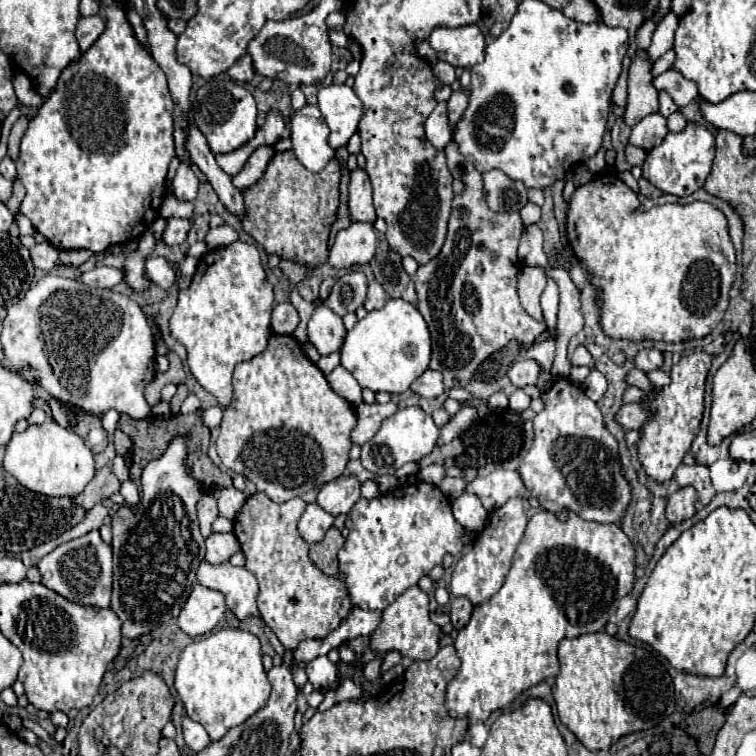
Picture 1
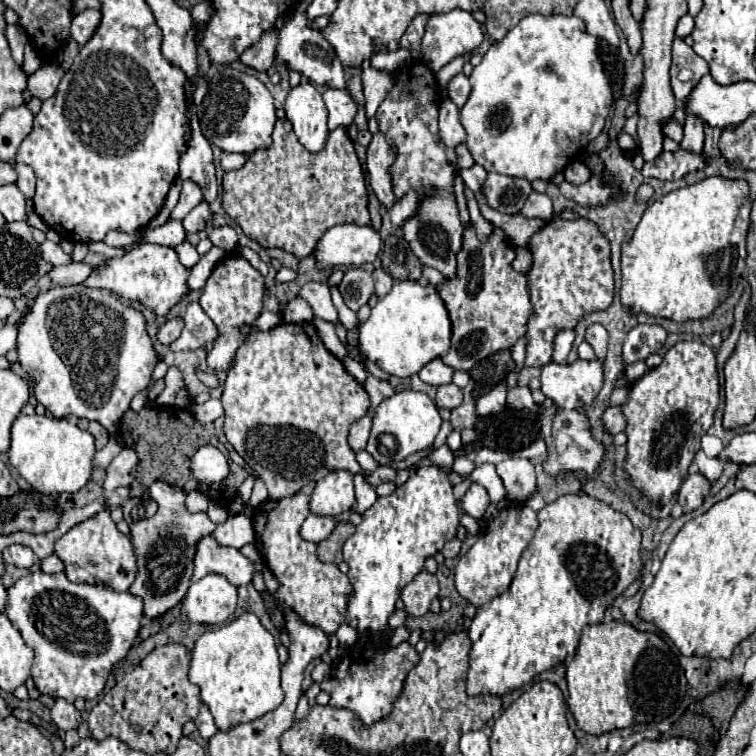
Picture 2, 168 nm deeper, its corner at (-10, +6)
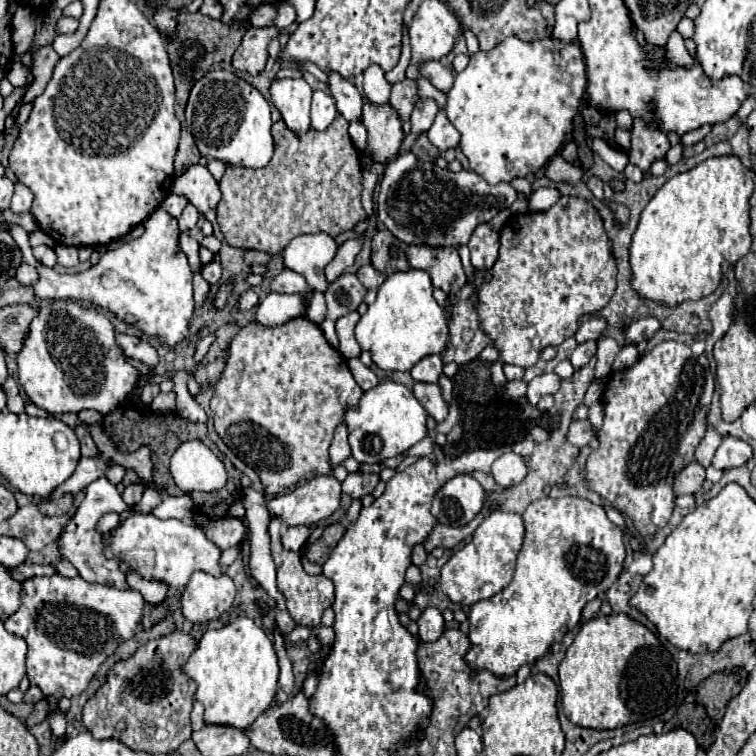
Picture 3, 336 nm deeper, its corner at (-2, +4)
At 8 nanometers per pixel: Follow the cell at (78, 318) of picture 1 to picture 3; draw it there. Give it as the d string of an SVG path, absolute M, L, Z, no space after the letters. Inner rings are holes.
M55 301L51 305L41 305L41 313L31 323L31 333L25 339L23 351L17 355L19 383L25 389L31 403L49 411L59 413L79 413L83 409L95 409L101 415L115 411L129 393L139 383L137 369L127 361L121 349L115 345L115 329L109 319L97 309L81 309L73 301Z

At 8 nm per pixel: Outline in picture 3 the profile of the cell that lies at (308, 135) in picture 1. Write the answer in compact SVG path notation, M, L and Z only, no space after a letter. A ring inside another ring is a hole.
M273 79L269 93L291 131L301 135L311 127L309 105L313 91L305 79Z

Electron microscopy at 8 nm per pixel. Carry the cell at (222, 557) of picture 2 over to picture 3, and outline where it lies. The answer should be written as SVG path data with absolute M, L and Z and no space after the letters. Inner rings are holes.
M133 513L129 515L125 521L119 521L119 525L107 533L103 533L103 543L105 543L105 557L109 559L117 559L127 563L135 573L139 573L139 577L143 579L153 579L153 581L161 581L165 585L169 585L171 589L181 589L187 585L189 577L193 571L205 571L211 575L221 575L223 569L219 567L219 557L221 557L221 549L215 547L209 539L205 539L205 533L201 527L197 527L193 521L189 519L157 519L151 513Z

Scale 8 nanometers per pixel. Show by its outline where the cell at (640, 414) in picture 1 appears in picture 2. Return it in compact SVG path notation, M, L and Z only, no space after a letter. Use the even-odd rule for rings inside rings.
M609 407L609 409L605 411L603 419L605 419L605 427L607 427L613 435L625 431L625 427L627 427L627 421L623 419L621 407Z

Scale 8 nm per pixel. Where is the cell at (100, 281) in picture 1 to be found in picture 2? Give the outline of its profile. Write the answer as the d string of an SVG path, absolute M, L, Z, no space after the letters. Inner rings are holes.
M69 263L69 265L63 265L63 267L55 267L49 277L53 279L53 285L77 285L77 283L83 283L87 279L87 275L91 275L95 267L87 265L87 263Z

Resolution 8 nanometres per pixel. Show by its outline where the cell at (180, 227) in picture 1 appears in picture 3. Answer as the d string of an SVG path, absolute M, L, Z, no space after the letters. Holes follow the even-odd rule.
M187 203L187 207L183 209L183 215L179 219L179 229L183 233L187 233L189 229L193 229L197 225L197 219L199 219L199 211L191 203Z

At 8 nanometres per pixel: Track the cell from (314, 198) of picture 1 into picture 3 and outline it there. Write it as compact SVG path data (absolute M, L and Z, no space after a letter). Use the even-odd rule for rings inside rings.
M337 115L323 133L309 129L307 133L297 135L291 133L283 121L277 121L273 123L275 155L269 165L261 169L227 165L225 175L219 181L223 199L217 205L217 221L227 243L239 249L257 249L269 255L277 255L297 235L327 233L337 237L339 233L353 229L359 221L365 221L367 213L361 207L361 161L359 151L347 133L347 127L349 123Z

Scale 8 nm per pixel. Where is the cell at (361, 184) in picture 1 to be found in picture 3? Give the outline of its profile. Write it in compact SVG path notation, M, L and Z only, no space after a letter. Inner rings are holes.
M367 101L363 107L363 125L369 131L365 151L373 155L373 161L393 161L405 139L399 113L389 103L373 105Z

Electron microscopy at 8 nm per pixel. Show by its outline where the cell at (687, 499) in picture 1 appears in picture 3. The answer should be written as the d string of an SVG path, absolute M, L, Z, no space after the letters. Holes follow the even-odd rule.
M697 461L685 465L685 469L675 479L675 493L677 495L693 495L701 489L705 481L705 469Z

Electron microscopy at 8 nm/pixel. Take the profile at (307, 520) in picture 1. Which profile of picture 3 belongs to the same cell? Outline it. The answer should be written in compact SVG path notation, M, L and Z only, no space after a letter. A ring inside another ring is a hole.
M297 525L297 527L289 527L287 531L285 531L285 535L283 535L283 547L287 549L287 551L299 551L301 547L303 547L303 543L309 539L309 535L311 535L311 529L309 527L305 527L305 525Z

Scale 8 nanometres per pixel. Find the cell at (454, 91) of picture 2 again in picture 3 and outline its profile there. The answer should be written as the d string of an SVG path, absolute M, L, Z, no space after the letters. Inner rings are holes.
M423 61L423 65L419 65L419 77L427 77L443 93L453 85L453 71L441 61Z

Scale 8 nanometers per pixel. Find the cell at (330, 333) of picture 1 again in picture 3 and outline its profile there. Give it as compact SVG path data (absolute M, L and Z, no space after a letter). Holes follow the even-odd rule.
M283 269L271 281L271 291L275 291L275 293L305 293L307 289L309 289L309 285L307 285L305 277L291 269Z

